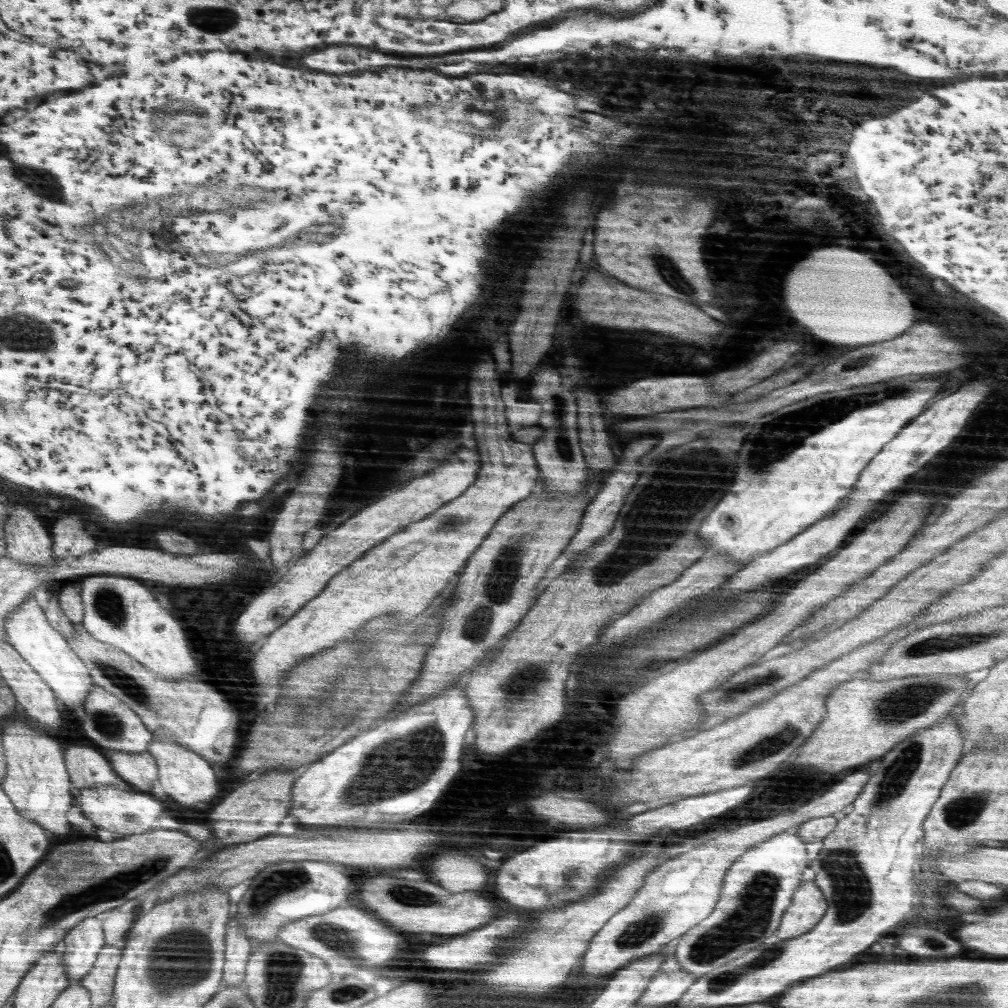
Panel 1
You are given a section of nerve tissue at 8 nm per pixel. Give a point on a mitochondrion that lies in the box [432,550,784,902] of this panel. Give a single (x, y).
(518, 684)

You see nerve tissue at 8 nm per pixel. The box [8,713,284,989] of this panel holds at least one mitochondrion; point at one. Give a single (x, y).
(119, 884)

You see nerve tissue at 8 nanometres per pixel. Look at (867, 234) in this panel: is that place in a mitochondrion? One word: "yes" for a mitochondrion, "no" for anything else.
no

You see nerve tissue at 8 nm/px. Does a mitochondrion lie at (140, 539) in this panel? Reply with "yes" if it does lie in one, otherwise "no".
no

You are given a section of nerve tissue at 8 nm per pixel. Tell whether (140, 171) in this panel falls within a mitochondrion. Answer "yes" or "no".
no

